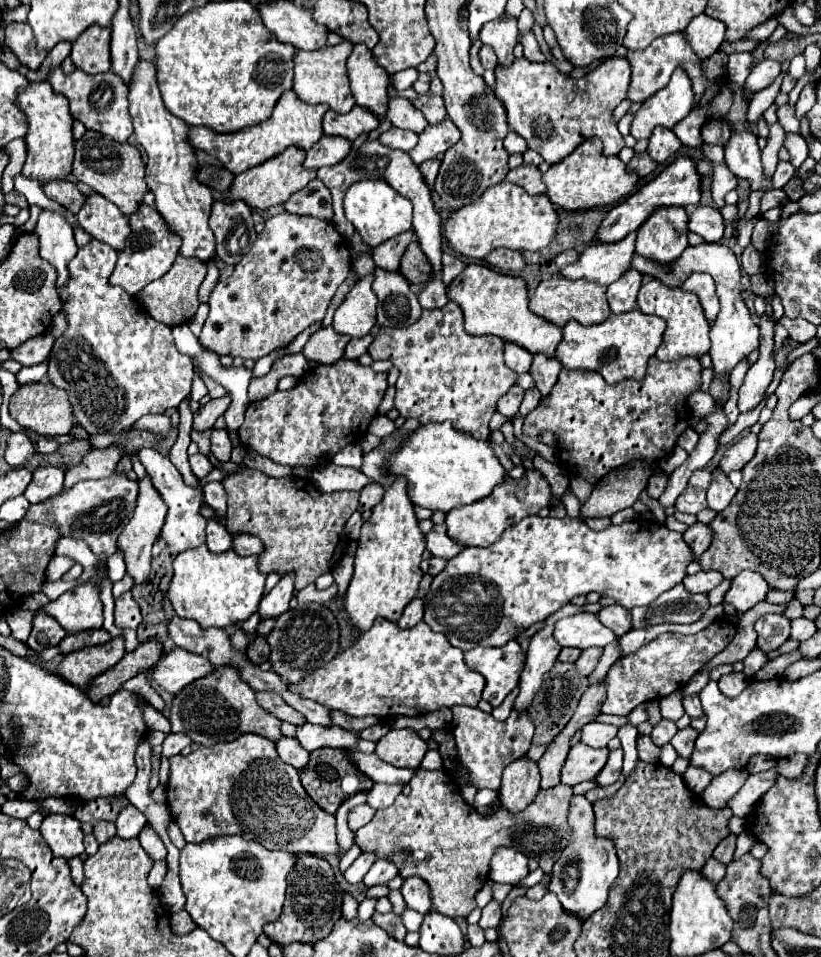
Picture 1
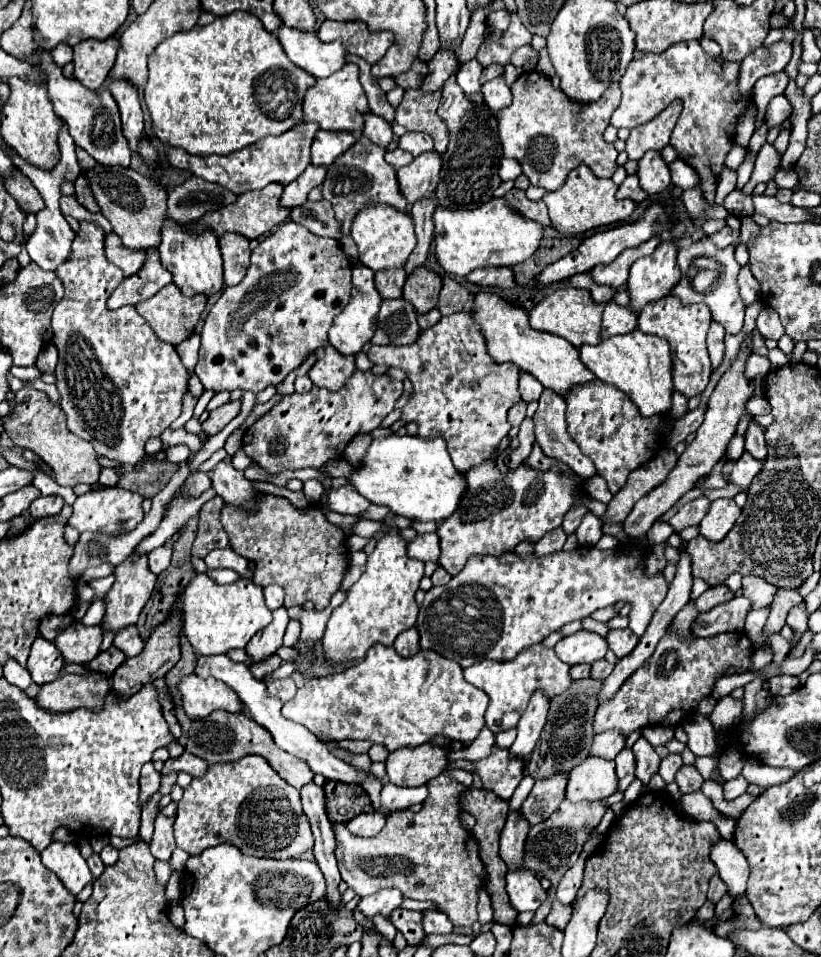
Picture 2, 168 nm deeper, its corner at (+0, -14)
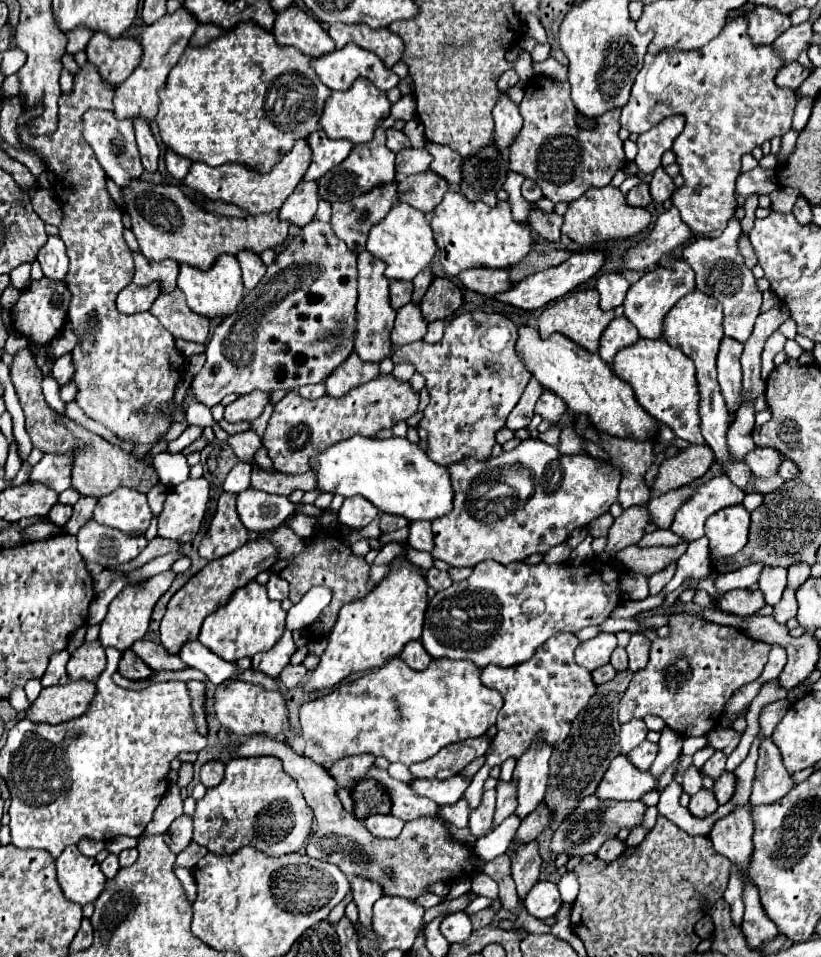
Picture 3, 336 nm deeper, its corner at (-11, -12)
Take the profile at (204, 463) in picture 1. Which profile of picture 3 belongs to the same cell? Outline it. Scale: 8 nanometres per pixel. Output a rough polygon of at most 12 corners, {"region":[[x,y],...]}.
{"region":[[210,484],[168,490],[158,534],[190,542],[200,530]]}

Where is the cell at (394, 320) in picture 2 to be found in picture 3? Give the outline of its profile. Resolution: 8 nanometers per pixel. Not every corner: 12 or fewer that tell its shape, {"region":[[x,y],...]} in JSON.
{"region":[[410,302],[396,314],[392,344],[422,340],[428,324]]}

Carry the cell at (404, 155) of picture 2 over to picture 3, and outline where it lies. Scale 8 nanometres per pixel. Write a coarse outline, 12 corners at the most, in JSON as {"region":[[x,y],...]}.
{"region":[[408,148],[396,154],[398,176],[430,170],[426,148]]}

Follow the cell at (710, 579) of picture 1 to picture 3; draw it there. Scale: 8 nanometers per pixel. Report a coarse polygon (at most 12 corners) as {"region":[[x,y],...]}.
{"region":[[730,590],[718,600],[722,612],[752,616],[764,604],[760,590]]}

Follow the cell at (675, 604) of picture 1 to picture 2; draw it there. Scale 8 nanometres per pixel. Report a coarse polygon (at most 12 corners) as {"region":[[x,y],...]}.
{"region":[[739,596],[691,622],[697,636],[741,632],[749,600]]}

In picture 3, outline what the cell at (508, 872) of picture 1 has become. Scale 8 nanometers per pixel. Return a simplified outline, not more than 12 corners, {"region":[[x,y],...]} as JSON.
{"region":[[536,882],[524,906],[538,920],[562,906],[558,886]]}

